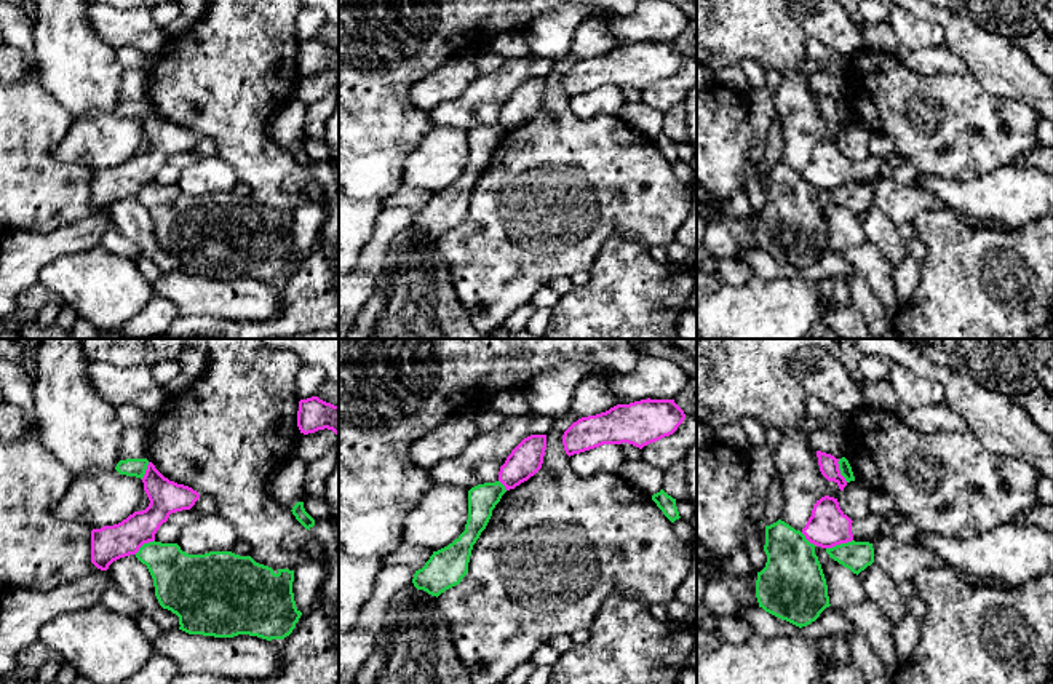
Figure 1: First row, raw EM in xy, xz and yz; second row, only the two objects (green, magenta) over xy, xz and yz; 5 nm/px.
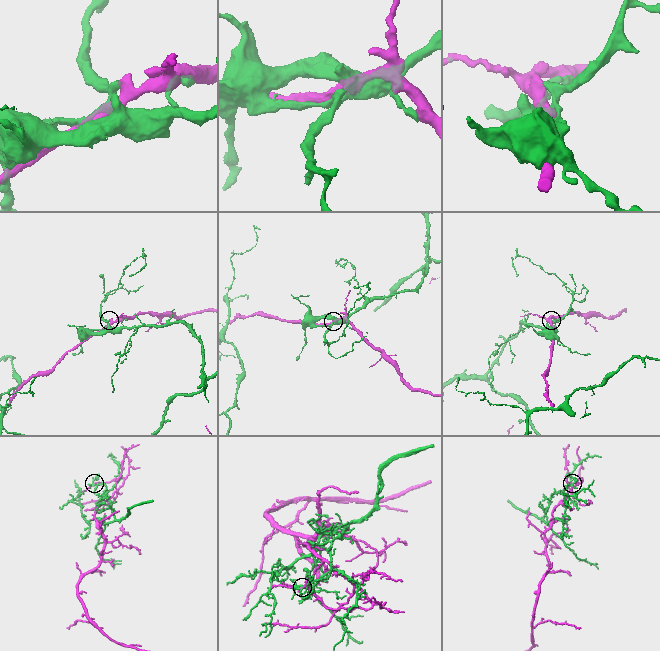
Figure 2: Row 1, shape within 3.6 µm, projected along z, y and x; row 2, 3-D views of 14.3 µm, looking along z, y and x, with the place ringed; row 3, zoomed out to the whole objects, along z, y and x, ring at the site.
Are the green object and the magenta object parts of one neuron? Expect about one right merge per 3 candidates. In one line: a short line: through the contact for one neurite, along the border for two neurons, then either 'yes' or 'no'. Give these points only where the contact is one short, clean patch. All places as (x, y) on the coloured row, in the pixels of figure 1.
no

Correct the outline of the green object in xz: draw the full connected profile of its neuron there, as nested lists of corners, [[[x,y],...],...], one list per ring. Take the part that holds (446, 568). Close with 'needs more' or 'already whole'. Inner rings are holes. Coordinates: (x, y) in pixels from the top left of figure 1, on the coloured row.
[[[500,481],[478,484],[468,491],[465,531],[447,547],[433,551],[425,566],[415,571],[412,583],[417,590],[438,598],[462,582],[468,572],[473,545],[505,492],[507,489]]]; already whole

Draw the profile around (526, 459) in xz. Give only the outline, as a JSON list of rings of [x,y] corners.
[[[530,435],[524,438],[500,467],[499,481],[507,491],[534,476],[543,463],[546,435]]]

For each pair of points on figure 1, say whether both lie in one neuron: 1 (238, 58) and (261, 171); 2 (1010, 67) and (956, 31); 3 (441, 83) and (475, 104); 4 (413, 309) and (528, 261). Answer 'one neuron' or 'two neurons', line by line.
1: one neuron
2: one neuron
3: two neurons
4: two neurons

